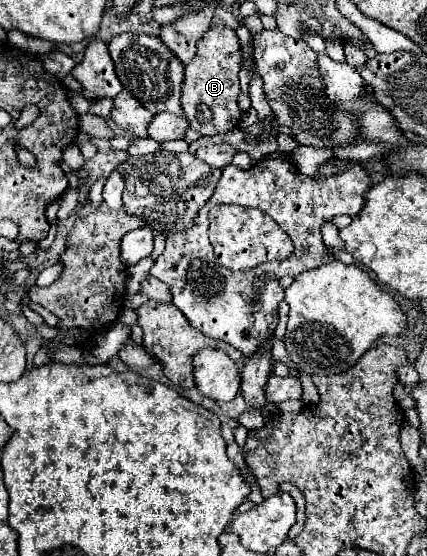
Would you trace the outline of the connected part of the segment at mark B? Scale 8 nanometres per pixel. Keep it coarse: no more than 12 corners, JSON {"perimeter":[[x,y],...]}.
{"perimeter":[[208,30],[182,85],[202,136],[226,133],[238,107],[235,30]]}

